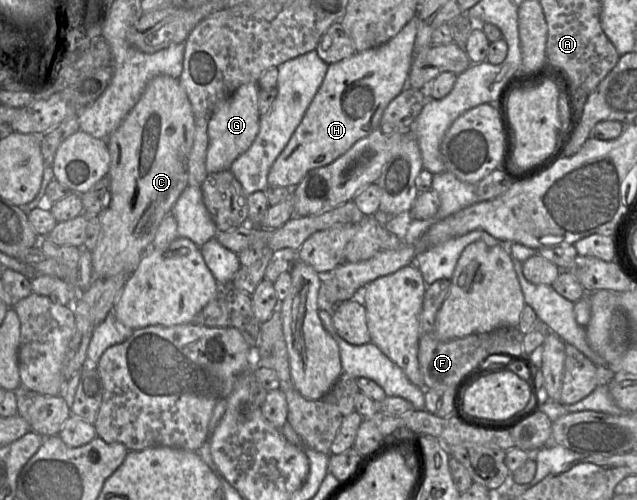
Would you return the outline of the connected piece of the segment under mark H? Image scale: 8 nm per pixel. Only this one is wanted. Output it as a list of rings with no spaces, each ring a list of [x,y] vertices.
[[[414,17],[385,44],[356,52],[346,59],[328,65],[324,80],[306,110],[301,123],[270,168],[267,177],[269,187],[294,188],[309,171],[334,162],[347,152],[355,142],[379,128],[381,117],[388,104],[408,85],[416,35],[417,19]]]

